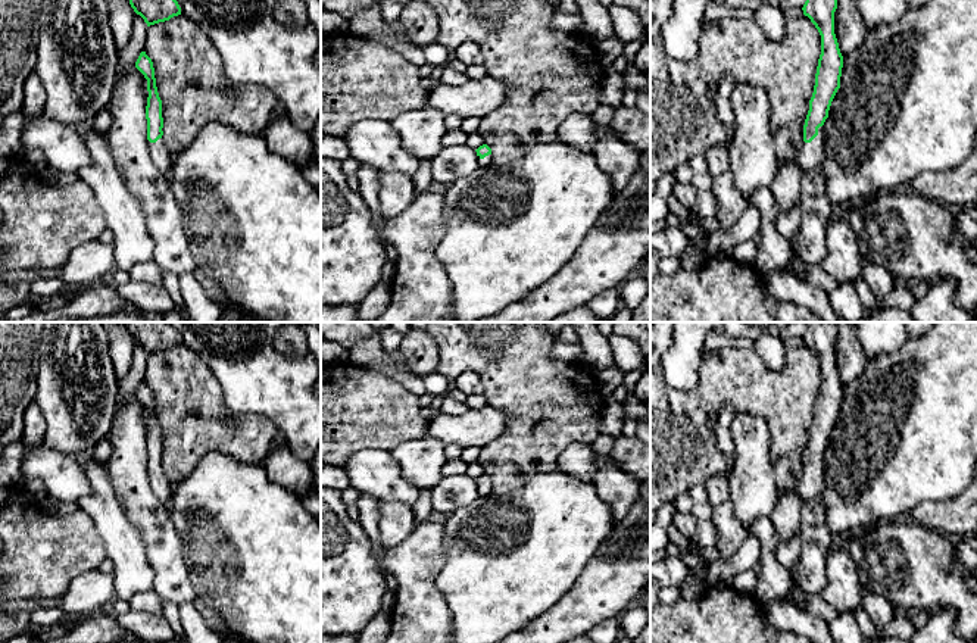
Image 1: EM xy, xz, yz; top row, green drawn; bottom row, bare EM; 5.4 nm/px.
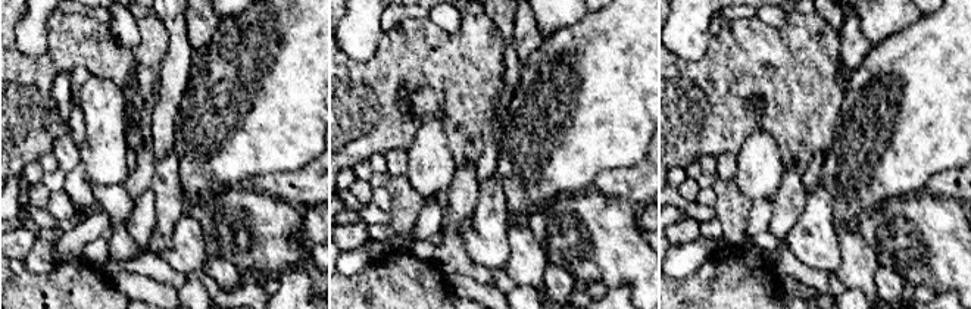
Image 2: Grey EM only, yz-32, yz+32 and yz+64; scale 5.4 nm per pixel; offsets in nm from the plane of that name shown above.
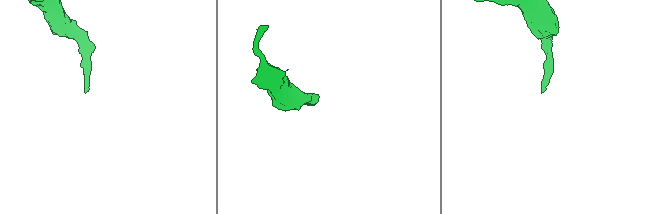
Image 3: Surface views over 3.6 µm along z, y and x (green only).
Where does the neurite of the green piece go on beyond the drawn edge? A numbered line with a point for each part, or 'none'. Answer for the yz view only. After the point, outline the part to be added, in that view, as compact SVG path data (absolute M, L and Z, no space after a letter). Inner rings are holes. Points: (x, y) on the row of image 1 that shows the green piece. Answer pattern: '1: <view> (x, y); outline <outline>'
1: yz (811, 153); outline M824 127L818 128L818 135L811 141L802 144L797 162L803 175L812 171L824 160Z

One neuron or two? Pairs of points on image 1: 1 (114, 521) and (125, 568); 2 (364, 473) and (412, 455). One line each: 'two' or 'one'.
1: one
2: two

